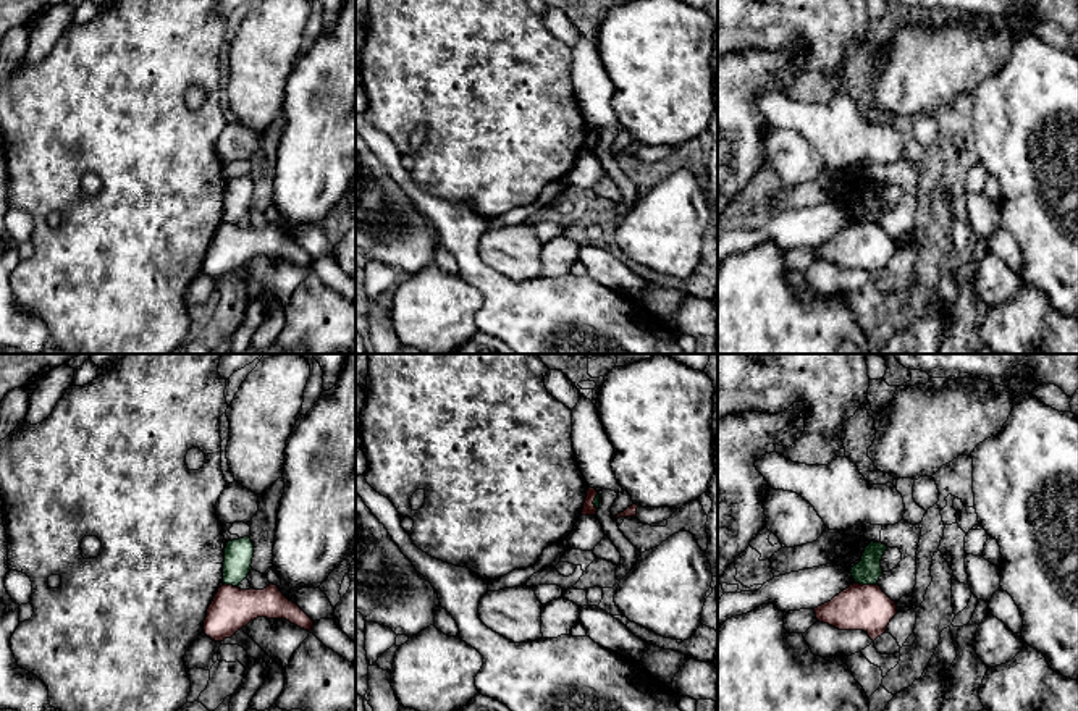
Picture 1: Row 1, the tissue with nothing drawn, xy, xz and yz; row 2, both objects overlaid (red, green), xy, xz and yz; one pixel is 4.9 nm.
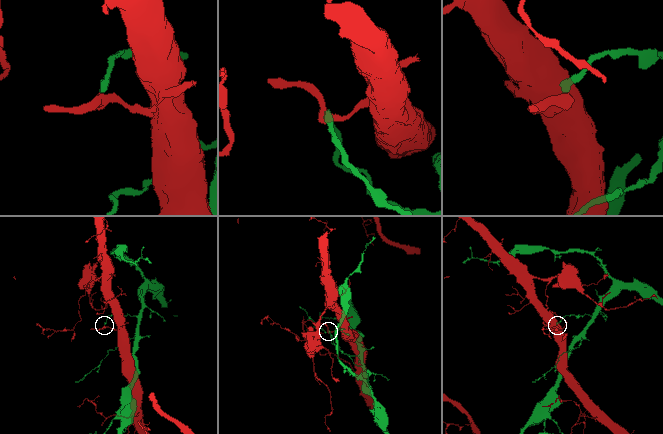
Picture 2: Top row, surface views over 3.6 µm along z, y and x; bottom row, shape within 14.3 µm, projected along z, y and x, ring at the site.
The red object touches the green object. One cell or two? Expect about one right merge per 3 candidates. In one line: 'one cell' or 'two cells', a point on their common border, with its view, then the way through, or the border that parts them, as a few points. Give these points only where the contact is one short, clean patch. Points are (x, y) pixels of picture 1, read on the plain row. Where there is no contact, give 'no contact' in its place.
two cells; contact yz (867, 223)

